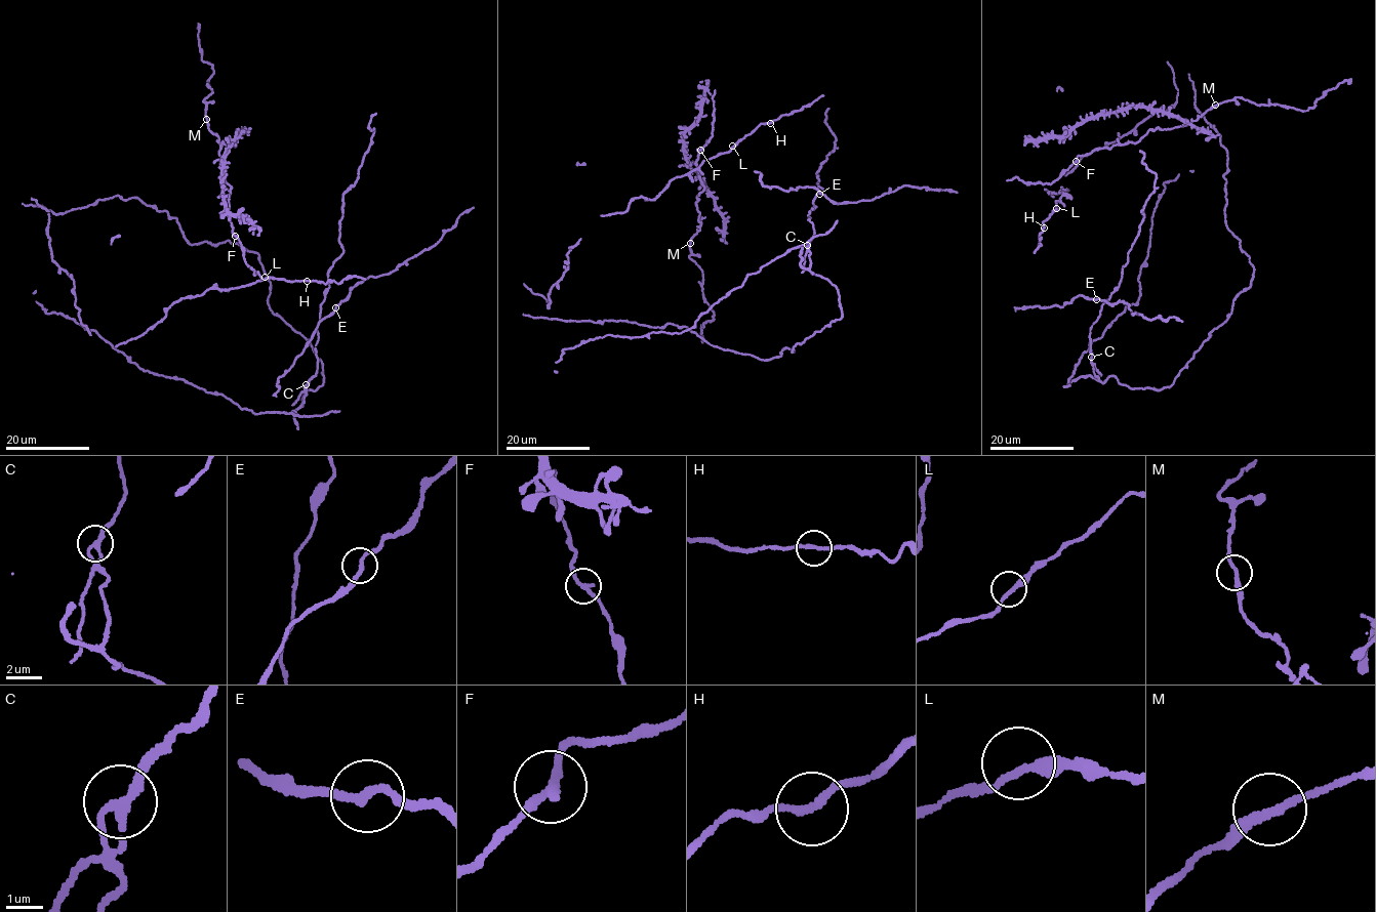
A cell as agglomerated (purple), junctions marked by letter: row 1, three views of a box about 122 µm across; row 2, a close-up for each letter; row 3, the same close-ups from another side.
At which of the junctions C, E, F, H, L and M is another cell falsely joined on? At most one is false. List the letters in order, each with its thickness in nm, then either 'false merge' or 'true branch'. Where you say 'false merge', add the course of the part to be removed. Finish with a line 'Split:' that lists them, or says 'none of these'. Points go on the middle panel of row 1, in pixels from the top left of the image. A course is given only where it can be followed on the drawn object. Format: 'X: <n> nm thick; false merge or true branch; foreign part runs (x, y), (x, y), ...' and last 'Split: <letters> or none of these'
C: 240 nm thick; false merge; foreign part runs (808, 244), (802, 273)
E: 240 nm thick; true branch
F: 240 nm thick; true branch
H: 200 nm thick; true branch
L: 260 nm thick; true branch
M: 240 nm thick; true branch
Split: C

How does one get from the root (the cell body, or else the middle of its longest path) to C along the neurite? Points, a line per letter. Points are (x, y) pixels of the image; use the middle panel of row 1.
C: (578, 321), (672, 323), (764, 360), (793, 353), (842, 316), (836, 287), (809, 270), (808, 244)

